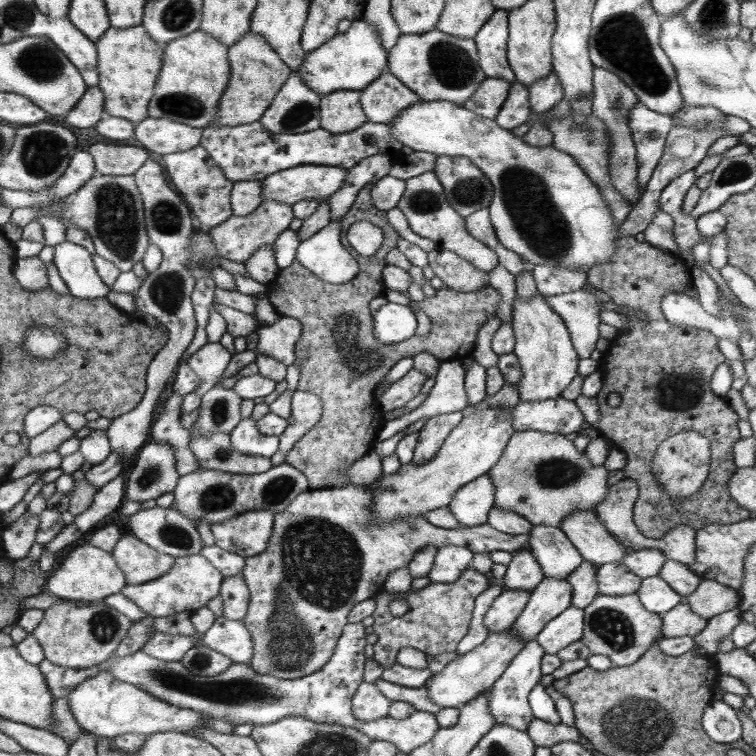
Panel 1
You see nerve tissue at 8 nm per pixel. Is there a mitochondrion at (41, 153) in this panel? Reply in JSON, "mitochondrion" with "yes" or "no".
{"mitochondrion":"yes"}

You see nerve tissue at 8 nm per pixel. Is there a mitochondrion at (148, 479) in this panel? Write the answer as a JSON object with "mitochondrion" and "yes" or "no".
{"mitochondrion":"yes"}

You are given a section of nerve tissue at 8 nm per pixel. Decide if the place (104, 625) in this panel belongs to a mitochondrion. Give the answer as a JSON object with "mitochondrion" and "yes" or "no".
{"mitochondrion":"yes"}

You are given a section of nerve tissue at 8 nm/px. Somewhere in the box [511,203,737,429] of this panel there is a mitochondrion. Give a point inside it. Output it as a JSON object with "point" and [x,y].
{"point":[681,391]}

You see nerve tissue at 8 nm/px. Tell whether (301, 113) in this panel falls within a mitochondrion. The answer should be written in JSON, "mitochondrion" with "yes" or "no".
{"mitochondrion":"yes"}

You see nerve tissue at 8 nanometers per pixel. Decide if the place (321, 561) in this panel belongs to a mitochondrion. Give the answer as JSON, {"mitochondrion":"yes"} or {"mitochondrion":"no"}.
{"mitochondrion":"yes"}

